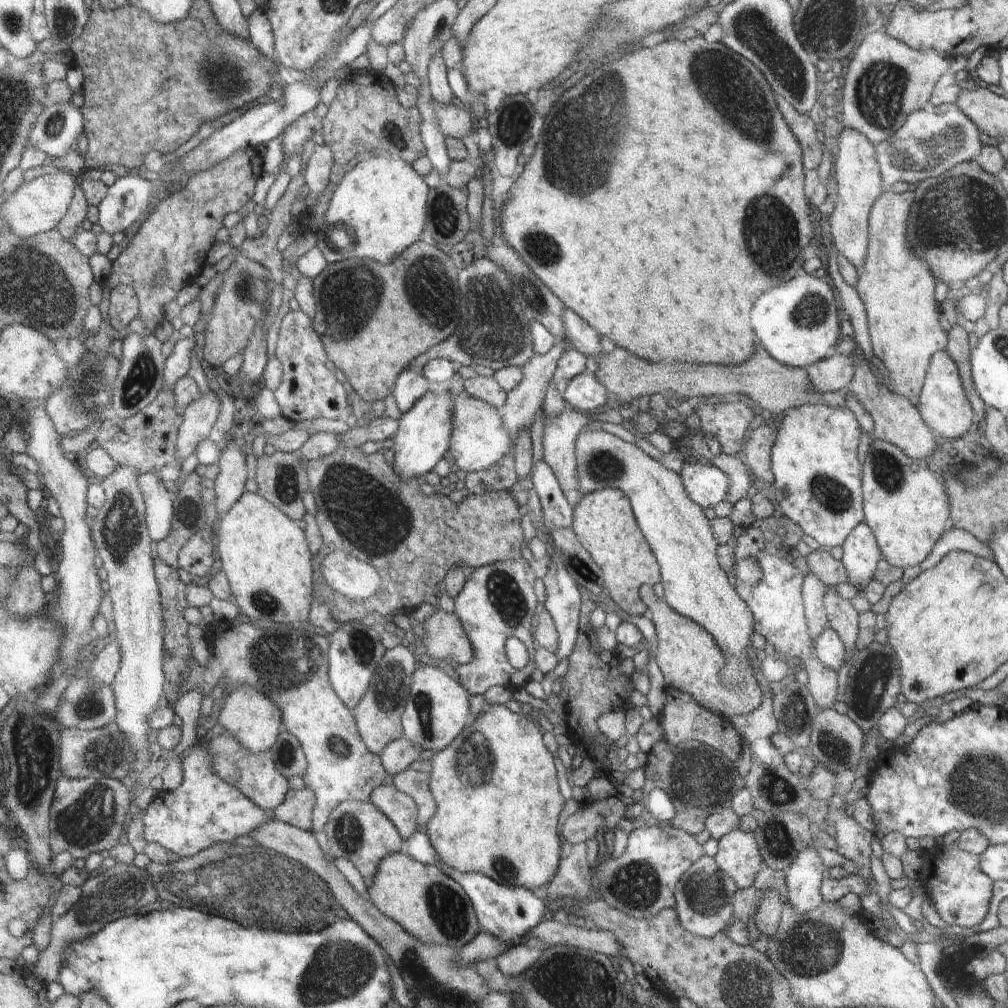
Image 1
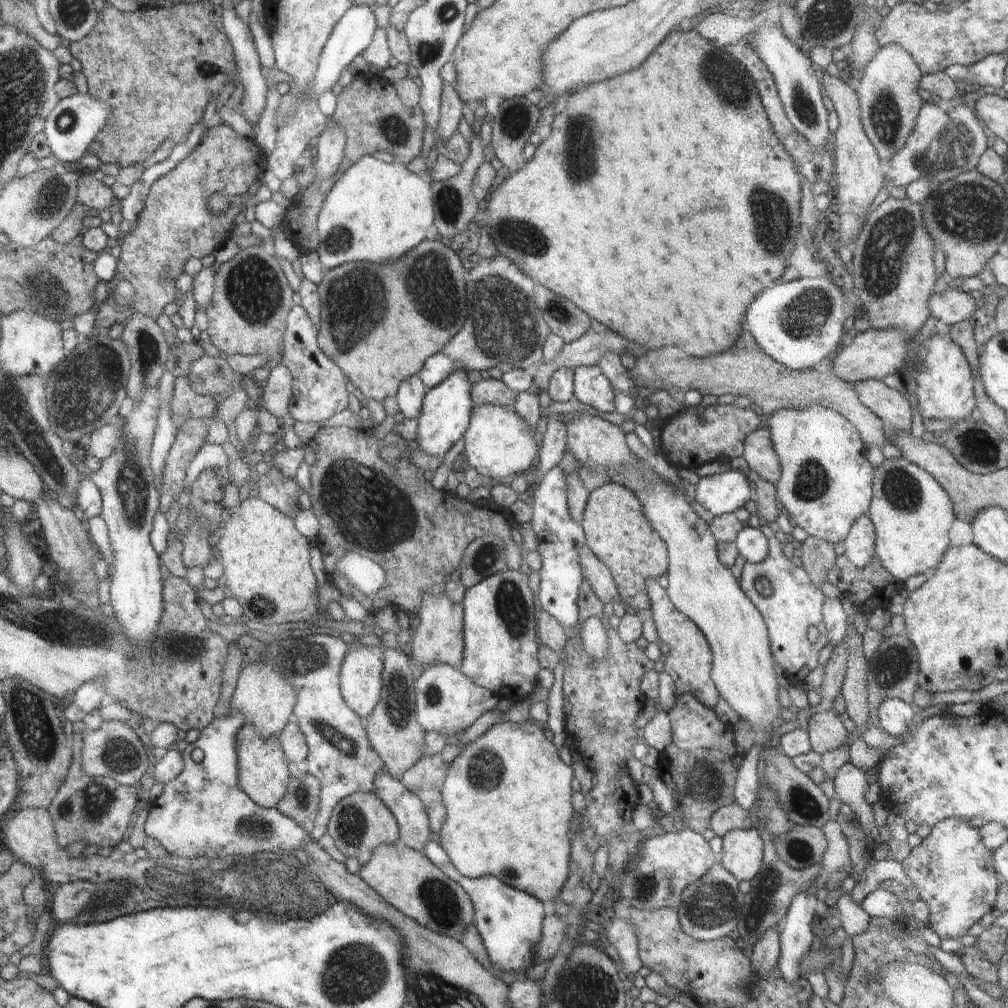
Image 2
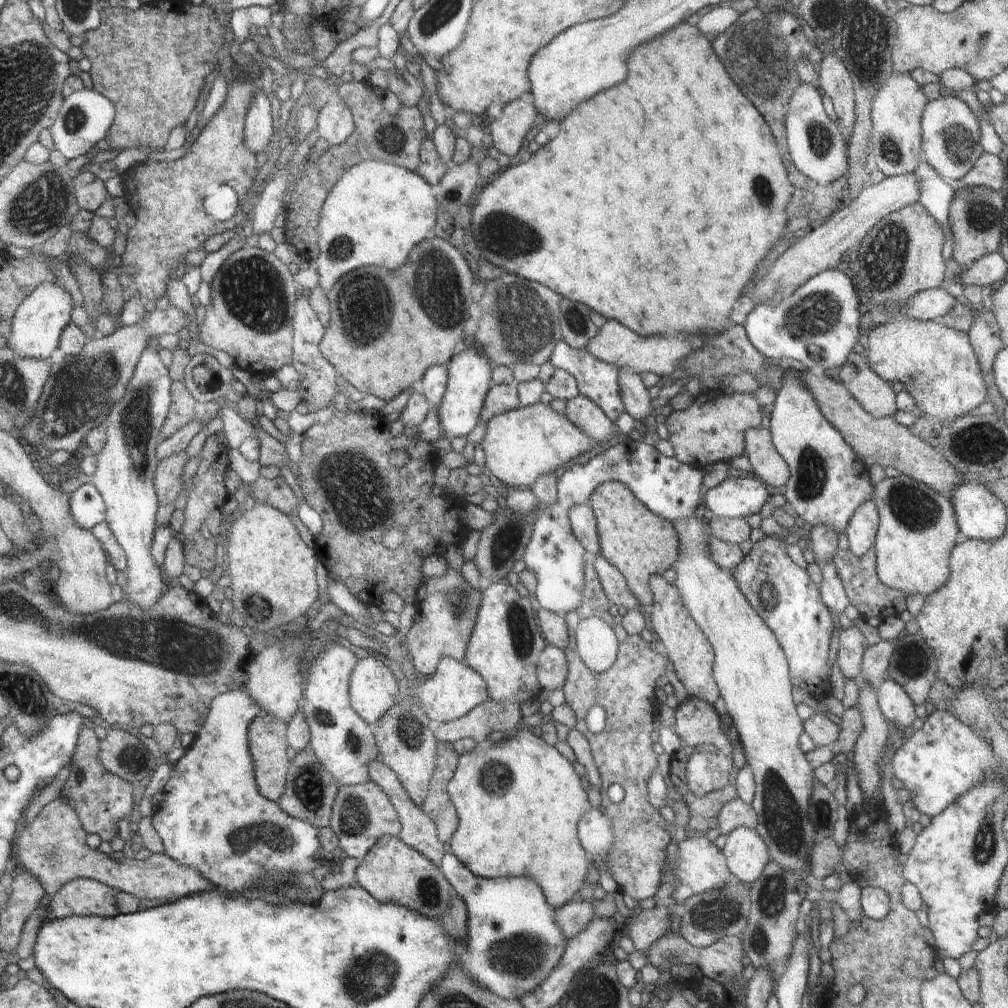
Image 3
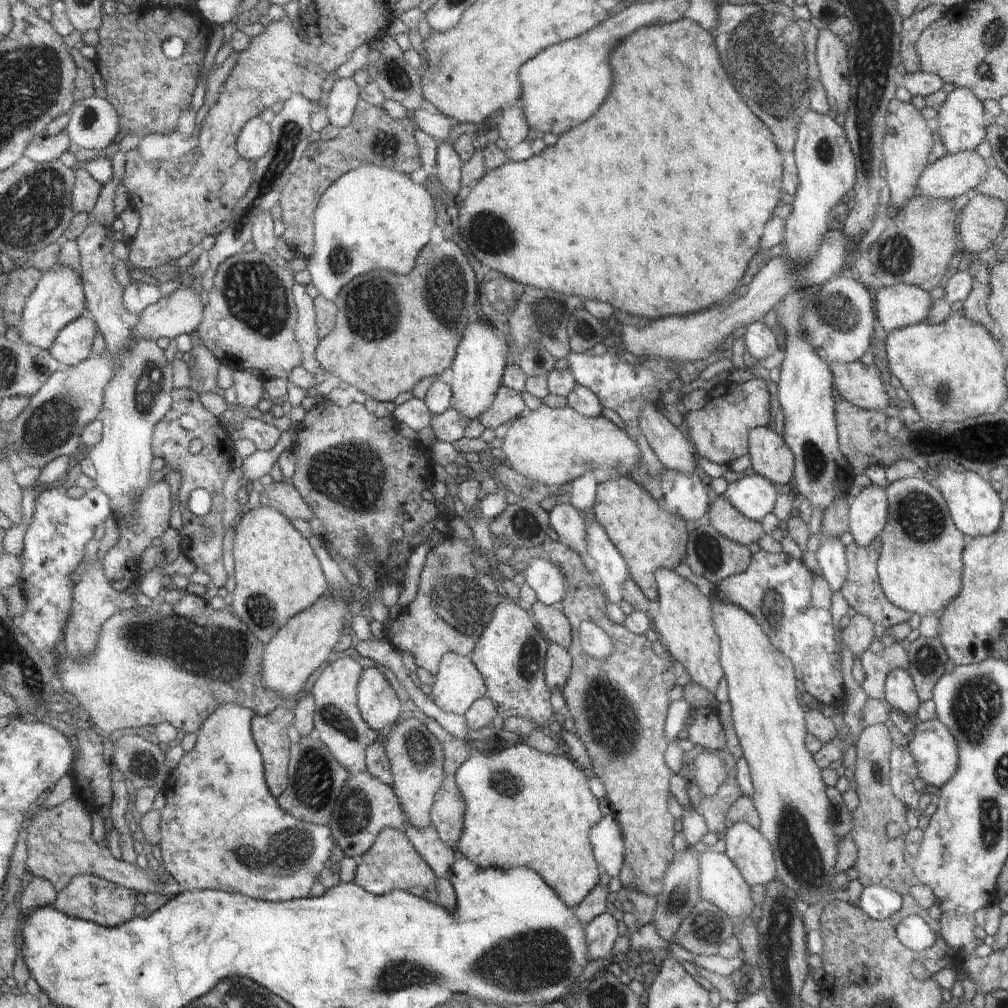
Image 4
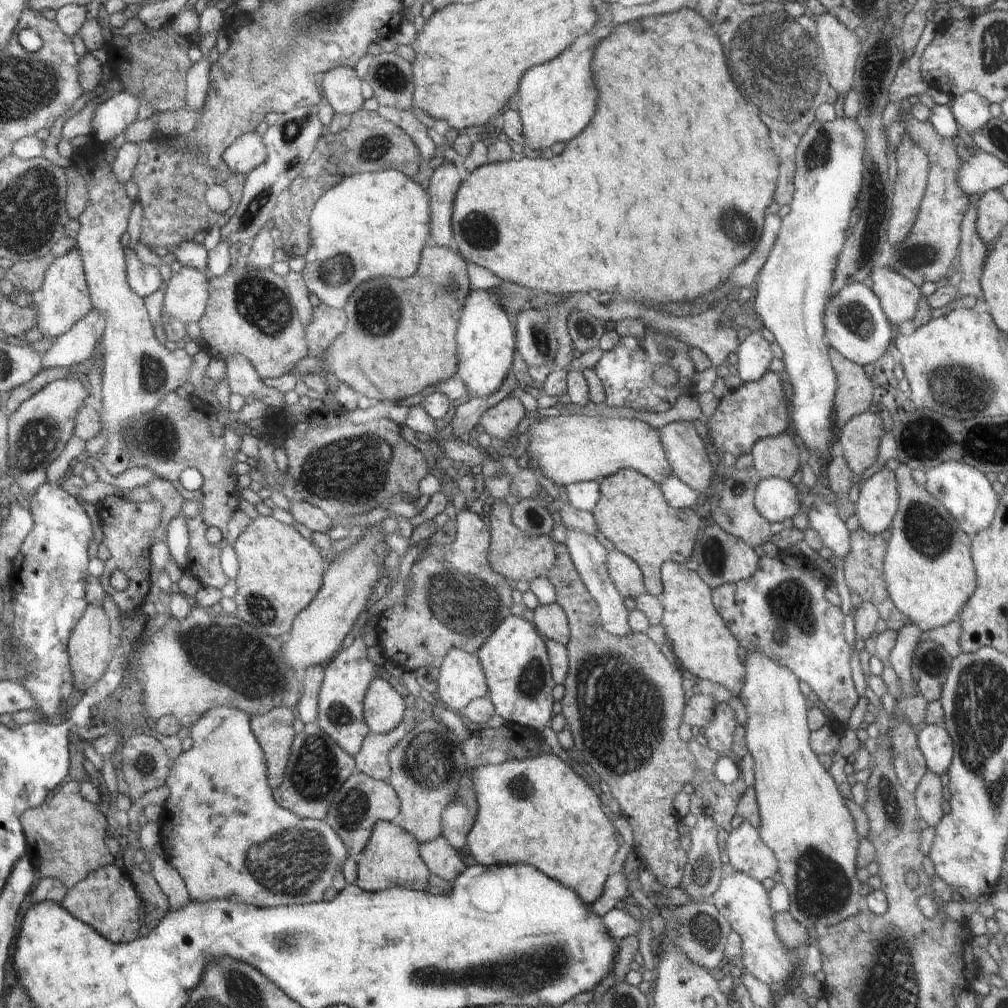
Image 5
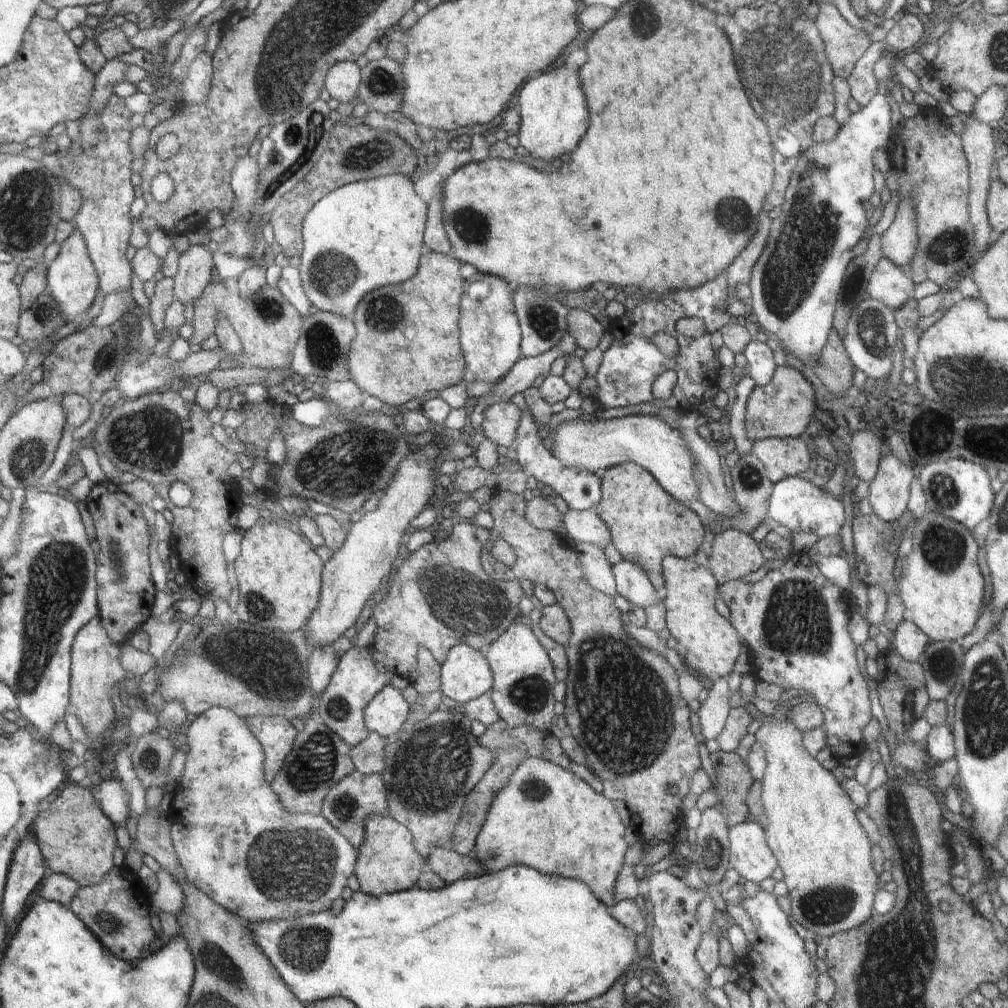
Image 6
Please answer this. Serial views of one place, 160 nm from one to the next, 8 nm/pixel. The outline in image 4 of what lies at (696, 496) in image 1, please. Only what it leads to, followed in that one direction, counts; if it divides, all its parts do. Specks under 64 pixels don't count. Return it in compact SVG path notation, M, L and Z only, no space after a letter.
M750 472L747 476L728 483L728 488L722 495L746 518L762 521L766 514L774 510L776 494L778 492L771 480Z

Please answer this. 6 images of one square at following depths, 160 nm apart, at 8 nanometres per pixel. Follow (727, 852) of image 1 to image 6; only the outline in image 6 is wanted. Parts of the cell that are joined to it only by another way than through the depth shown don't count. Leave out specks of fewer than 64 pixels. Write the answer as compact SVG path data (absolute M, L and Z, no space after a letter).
M750 819L729 827L729 867L740 877L760 886L776 870L776 857L768 848L767 836L758 822Z

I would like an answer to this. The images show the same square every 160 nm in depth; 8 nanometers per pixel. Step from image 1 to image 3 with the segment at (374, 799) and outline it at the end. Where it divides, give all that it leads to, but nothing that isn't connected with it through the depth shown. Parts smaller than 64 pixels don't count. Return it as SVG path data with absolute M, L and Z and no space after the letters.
M376 760L371 764L370 779L384 789L384 792L391 800L391 804L395 806L395 811L399 814L399 820L402 822L402 831L399 838L403 840L404 844L415 849L418 853L423 853L424 856L439 866L447 847L438 841L434 820L424 810L421 810L421 807L416 802L412 801L412 798L406 792L406 788L398 780L398 776L383 761Z

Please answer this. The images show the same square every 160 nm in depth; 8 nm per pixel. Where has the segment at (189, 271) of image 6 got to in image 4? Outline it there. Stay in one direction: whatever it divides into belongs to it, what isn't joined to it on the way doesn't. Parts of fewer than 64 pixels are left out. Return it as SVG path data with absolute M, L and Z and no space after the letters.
M182 286L168 296L162 297L160 300L147 306L141 312L141 322L137 325L134 336L136 338L148 337L155 341L158 338L162 338L162 336L166 336L166 338L171 340L174 340L180 334L192 336L203 320L203 307L199 296L191 287Z

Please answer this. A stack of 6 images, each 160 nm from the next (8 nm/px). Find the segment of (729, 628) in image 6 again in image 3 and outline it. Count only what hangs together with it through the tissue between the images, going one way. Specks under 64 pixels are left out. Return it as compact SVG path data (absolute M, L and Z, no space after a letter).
M653 575L650 579L651 591L654 593L655 604L650 616L649 628L657 639L662 640L666 648L666 656L673 663L680 682L684 685L689 697L714 705L719 698L719 686L714 678L715 650L699 624L692 620L691 612L684 608L680 593L676 586L669 584L663 576Z

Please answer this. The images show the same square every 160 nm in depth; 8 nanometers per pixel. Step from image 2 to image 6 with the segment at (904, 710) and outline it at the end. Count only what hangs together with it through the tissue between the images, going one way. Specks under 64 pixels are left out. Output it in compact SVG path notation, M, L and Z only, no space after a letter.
M907 618L898 624L898 628L891 633L890 638L895 652L908 662L919 662L929 644L926 634Z

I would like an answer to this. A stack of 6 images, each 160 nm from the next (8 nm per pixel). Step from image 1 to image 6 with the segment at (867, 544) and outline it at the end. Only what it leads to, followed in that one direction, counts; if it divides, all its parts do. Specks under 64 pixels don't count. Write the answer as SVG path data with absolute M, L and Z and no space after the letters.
M889 453L879 462L875 480L869 484L870 505L882 521L896 522L906 513L908 492L914 480L914 470L908 463Z

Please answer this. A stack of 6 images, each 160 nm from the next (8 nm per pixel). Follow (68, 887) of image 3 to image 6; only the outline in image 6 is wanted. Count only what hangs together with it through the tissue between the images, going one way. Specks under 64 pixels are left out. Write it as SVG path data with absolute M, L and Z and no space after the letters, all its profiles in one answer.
M112 866L102 884L79 888L69 909L120 960L140 960L156 952L159 940L156 924L152 924L152 898L136 873L127 866Z

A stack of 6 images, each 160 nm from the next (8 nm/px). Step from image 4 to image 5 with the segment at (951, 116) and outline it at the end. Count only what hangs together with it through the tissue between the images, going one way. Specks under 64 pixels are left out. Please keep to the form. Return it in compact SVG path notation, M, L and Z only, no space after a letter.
M968 91L951 99L950 106L955 121L970 135L992 118L990 115L991 102L982 97L978 91Z

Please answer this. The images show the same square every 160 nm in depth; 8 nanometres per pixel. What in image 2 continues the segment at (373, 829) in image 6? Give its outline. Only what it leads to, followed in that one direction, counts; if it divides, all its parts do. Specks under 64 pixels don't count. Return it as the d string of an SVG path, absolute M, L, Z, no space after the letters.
M402 842L380 845L370 862L361 867L359 874L388 904L412 918L418 924L437 933L460 939L463 932L476 922L474 901L456 881L445 874L432 860Z

